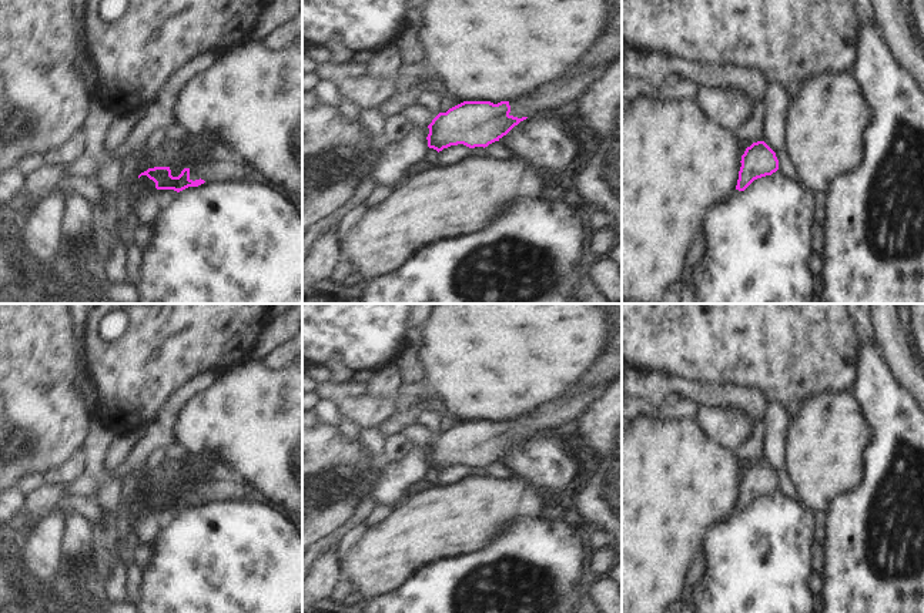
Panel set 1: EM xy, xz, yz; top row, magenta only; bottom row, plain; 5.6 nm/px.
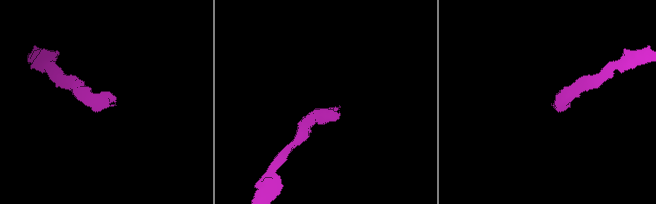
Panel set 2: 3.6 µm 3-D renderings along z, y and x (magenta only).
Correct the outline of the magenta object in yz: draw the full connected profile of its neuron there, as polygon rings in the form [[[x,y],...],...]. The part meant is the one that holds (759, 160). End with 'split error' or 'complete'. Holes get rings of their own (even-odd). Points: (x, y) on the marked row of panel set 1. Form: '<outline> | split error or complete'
[[[757,141],[746,148],[736,190],[744,191],[754,180],[771,175],[779,170],[776,153],[764,143]]] | complete

